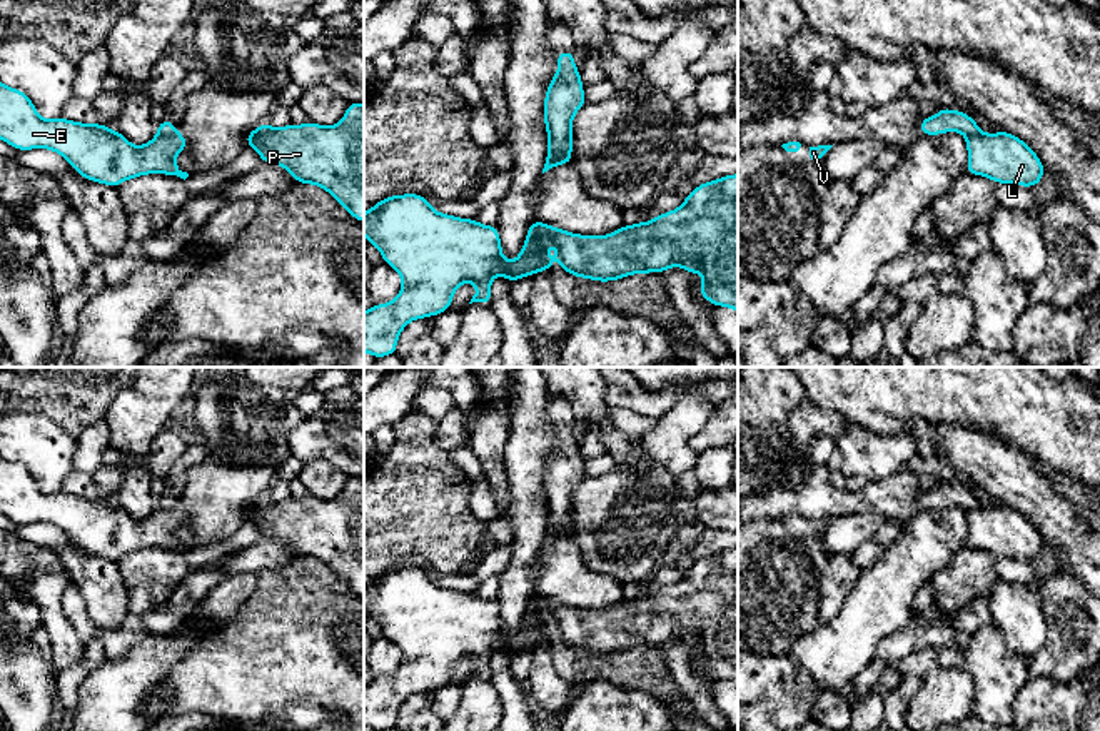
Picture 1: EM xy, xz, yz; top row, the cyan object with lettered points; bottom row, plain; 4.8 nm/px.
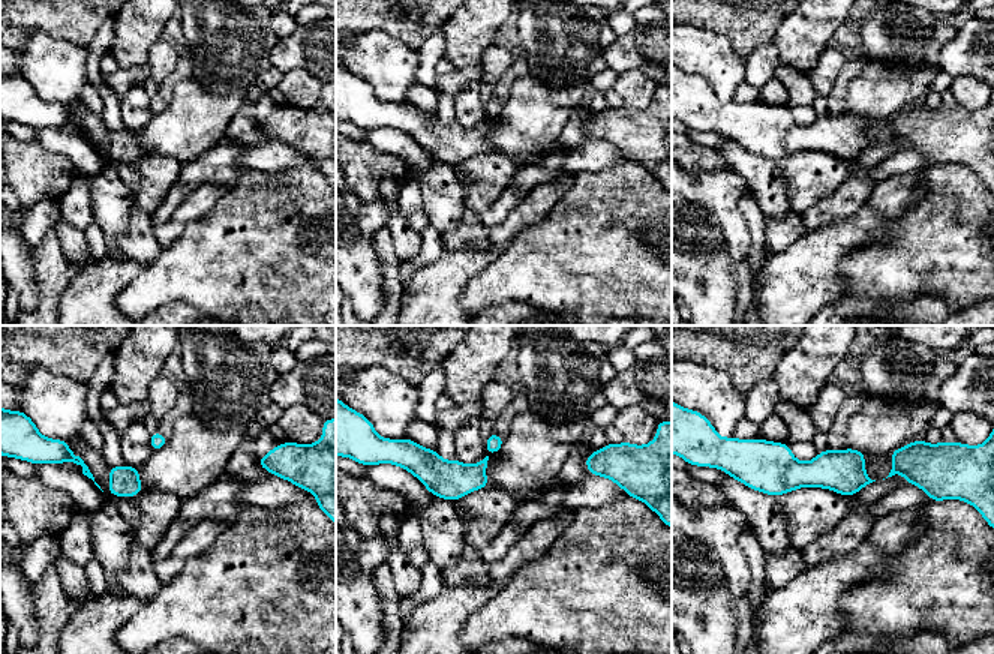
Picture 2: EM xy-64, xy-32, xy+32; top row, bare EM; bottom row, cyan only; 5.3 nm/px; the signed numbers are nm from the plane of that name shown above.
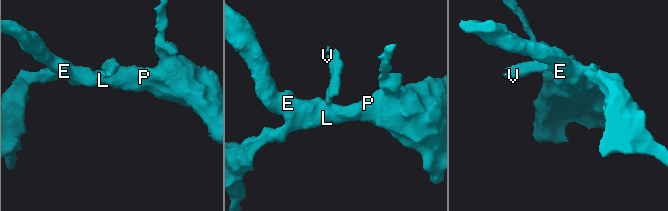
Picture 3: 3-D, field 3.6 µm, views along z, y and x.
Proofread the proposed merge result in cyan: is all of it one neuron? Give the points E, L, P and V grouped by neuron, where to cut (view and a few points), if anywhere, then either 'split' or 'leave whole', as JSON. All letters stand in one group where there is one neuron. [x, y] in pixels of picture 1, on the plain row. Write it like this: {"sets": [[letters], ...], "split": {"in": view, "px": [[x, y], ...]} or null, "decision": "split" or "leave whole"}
{"sets": [["E", "L", "P"], ["V"]], "split": {"in": "xy", "px": [[157, 506], [177, 508]]}, "decision": "split"}

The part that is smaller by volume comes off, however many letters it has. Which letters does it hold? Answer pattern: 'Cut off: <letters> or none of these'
Cut off: V

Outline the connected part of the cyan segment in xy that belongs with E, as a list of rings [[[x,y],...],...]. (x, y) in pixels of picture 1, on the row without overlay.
[[[2,456],[0,512],[15,524],[53,524],[80,551],[108,561],[149,547],[189,551],[175,537],[175,531],[189,519],[185,509],[157,507],[137,521],[102,496],[88,499],[62,491],[42,492],[27,467]]]

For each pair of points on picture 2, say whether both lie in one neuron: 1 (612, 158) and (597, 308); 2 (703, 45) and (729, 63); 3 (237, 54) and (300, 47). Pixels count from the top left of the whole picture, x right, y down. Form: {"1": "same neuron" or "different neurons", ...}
{"1": "different neurons", "2": "same neuron", "3": "different neurons"}

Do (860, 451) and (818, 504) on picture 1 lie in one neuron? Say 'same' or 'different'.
different

